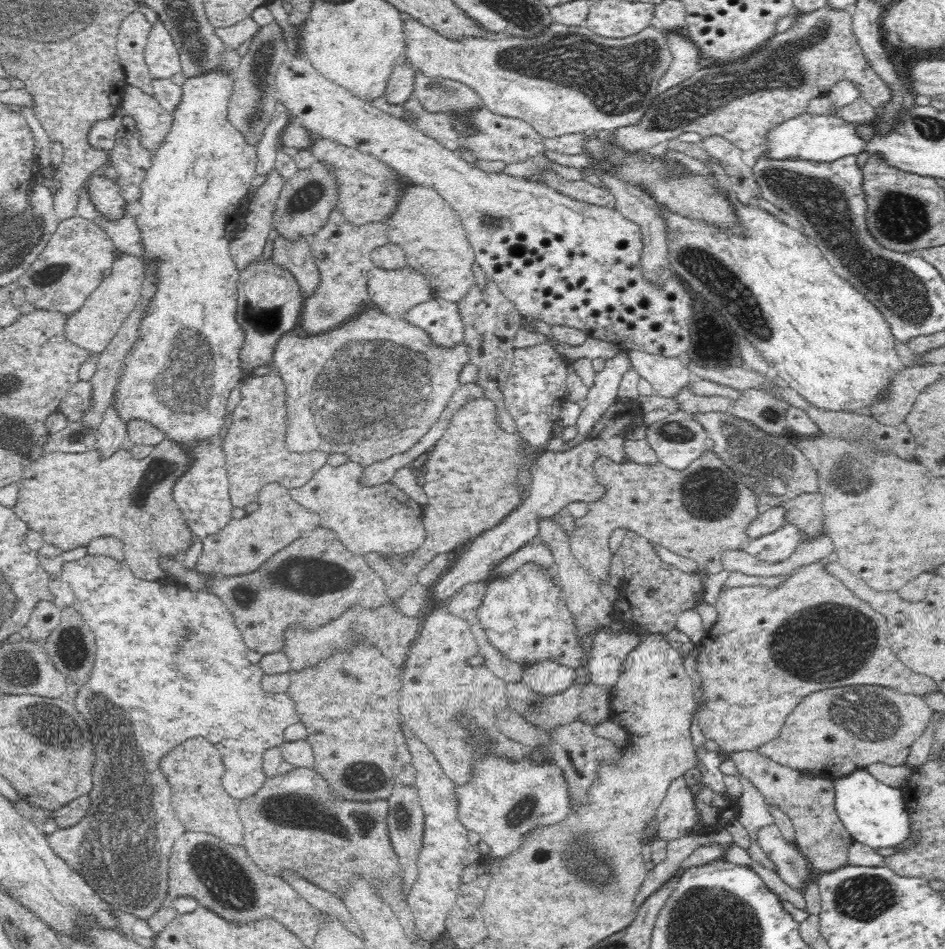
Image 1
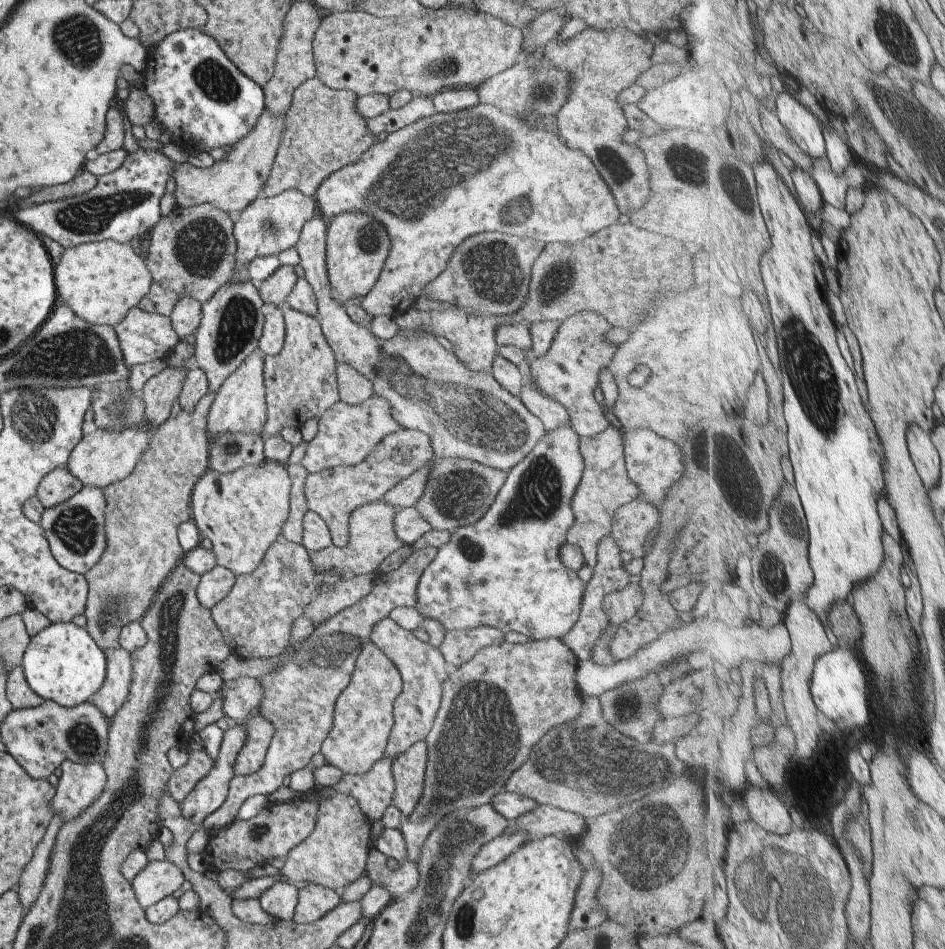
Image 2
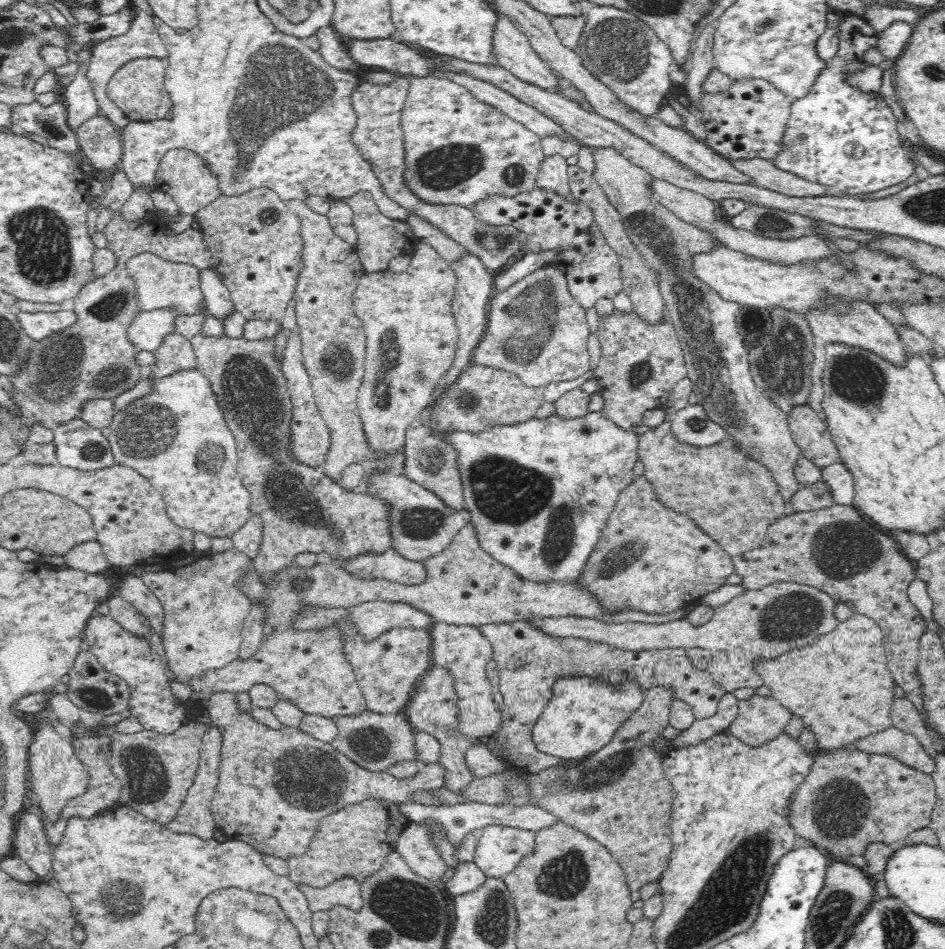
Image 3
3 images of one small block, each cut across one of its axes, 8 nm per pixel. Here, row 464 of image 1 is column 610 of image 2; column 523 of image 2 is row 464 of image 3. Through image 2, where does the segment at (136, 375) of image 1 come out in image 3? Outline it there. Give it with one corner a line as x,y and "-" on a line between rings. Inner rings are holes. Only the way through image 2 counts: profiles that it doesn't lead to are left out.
190,368
159,378
150,385
144,398
115,413
112,424
101,429
116,463
136,470
153,484
162,494
172,522
195,533
204,532
211,538
232,538
236,530
251,517
251,493
244,488
240,476
236,476
234,436
226,428
228,425
210,381
197,368

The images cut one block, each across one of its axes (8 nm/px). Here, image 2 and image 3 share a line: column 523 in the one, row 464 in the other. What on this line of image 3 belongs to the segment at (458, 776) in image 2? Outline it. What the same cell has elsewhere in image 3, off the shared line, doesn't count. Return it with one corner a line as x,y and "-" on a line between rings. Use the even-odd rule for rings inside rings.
664,421
663,424
660,424
657,428
650,429
650,431
646,432
639,436
639,462
644,466
644,475
648,481
652,484
652,487
655,489
655,494
658,496
658,499
668,508
678,511
679,513
684,513
693,520
693,522
704,531
708,536
711,536
712,539
716,541
726,551
731,557
738,556
740,554
744,554
744,552
748,552
762,542
766,532
768,532
768,528
770,525
777,520
779,517
785,515
786,503
784,498
780,495
778,486
776,485
776,481
774,477
771,476
767,467
764,464
756,464
756,460
748,460
748,456
745,456
743,451
736,451
736,444
732,444
732,442
722,442
722,444
714,444
708,447
692,447
688,444
680,443
680,440
677,440
677,437
673,434
673,430
671,429
671,421

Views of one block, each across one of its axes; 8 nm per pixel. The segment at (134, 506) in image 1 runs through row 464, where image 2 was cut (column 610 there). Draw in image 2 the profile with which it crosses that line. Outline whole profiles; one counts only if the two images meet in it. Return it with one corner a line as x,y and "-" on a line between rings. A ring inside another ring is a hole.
622,27
610,28
610,30
584,28
570,40
564,40
564,42
550,40
543,51
546,60
554,68
570,72
570,94
556,115
557,134
569,148
582,150
592,160
594,167
610,188
621,214
632,214
646,204
650,196
650,174
648,174
645,155
638,144
630,145
622,140
624,132
629,129
624,118
623,106
618,102
618,94
635,85
640,74
644,74
654,64
652,56
656,44
649,42
643,35
638,36

